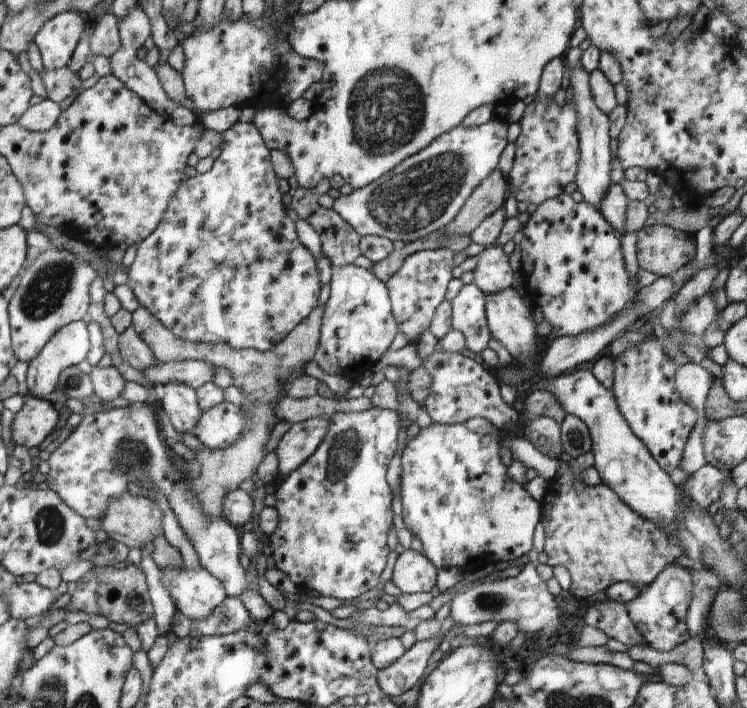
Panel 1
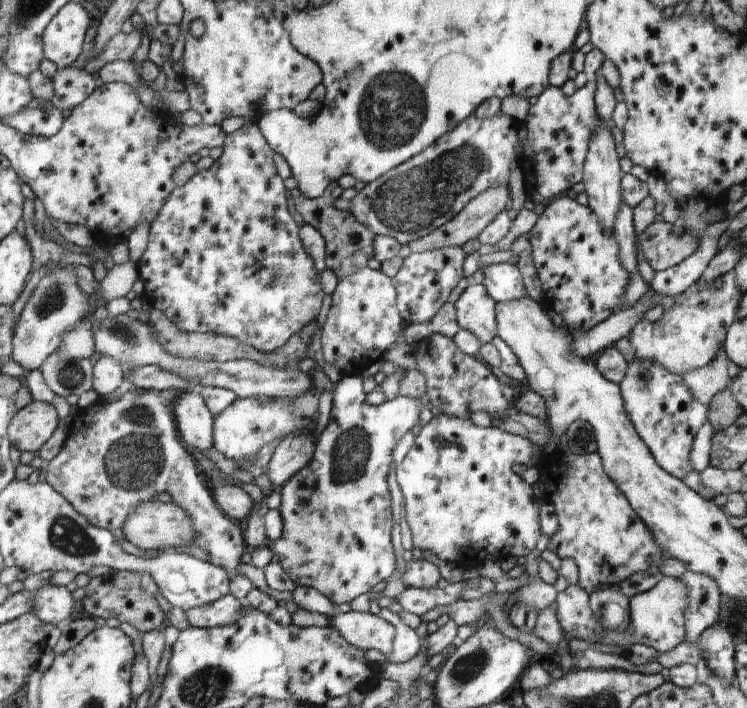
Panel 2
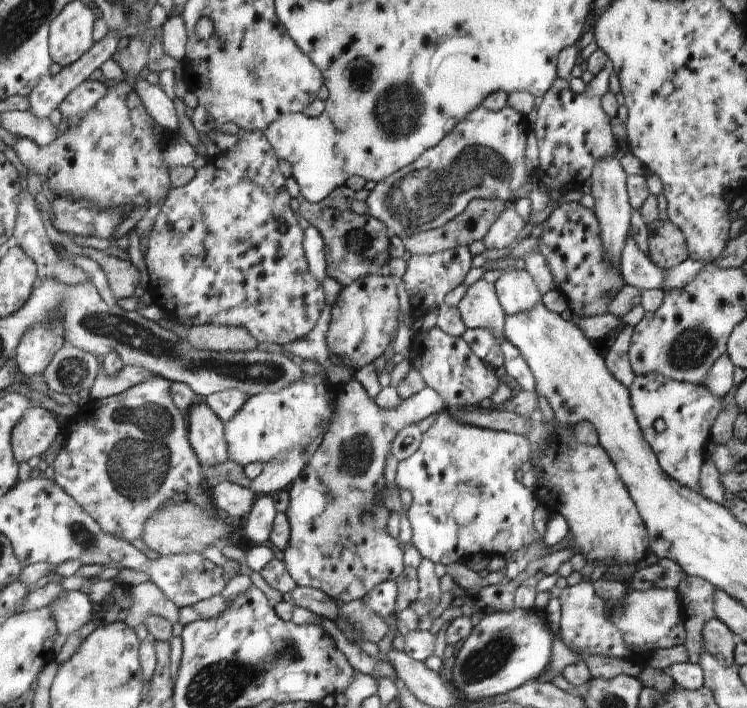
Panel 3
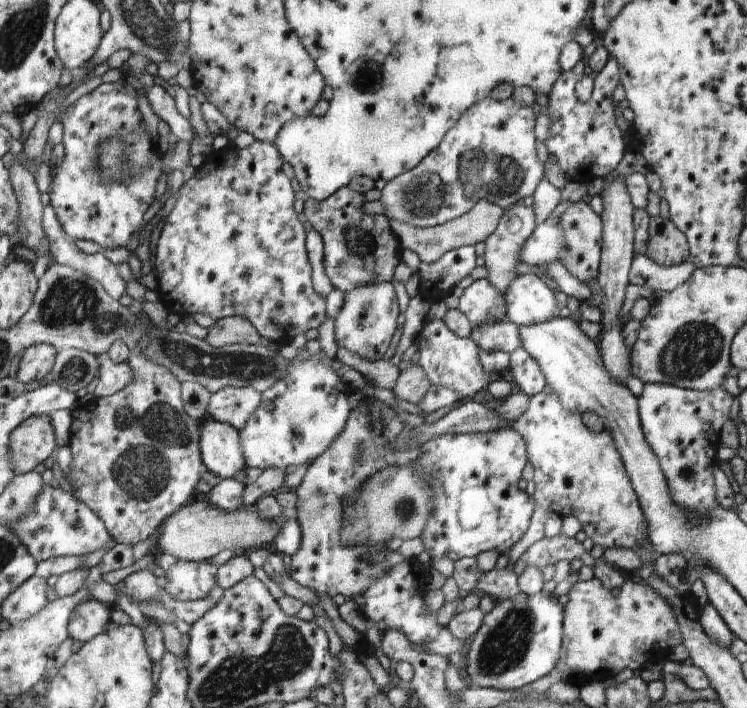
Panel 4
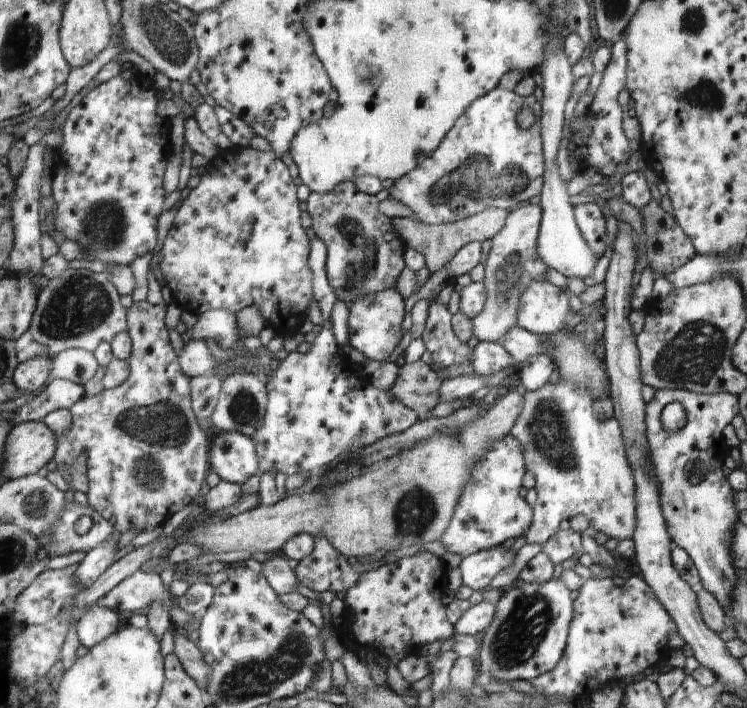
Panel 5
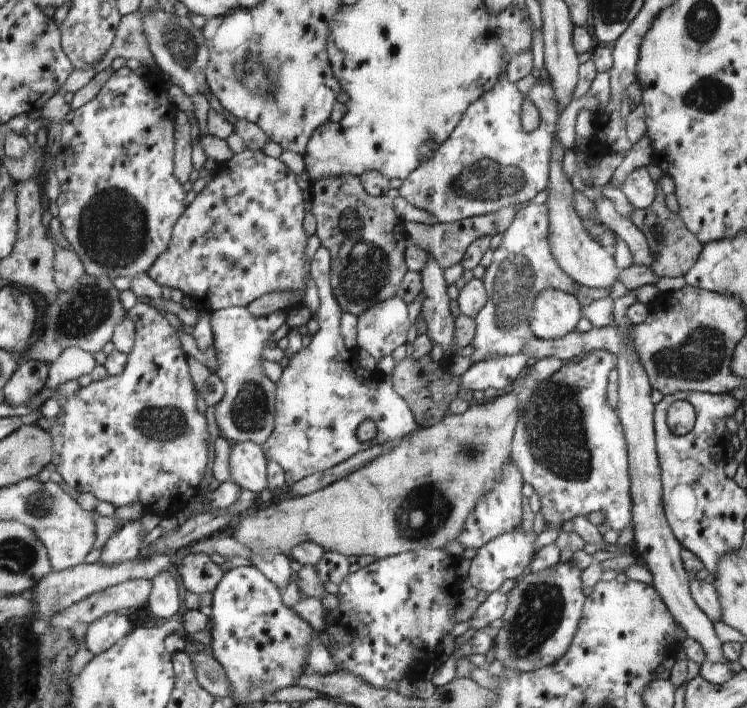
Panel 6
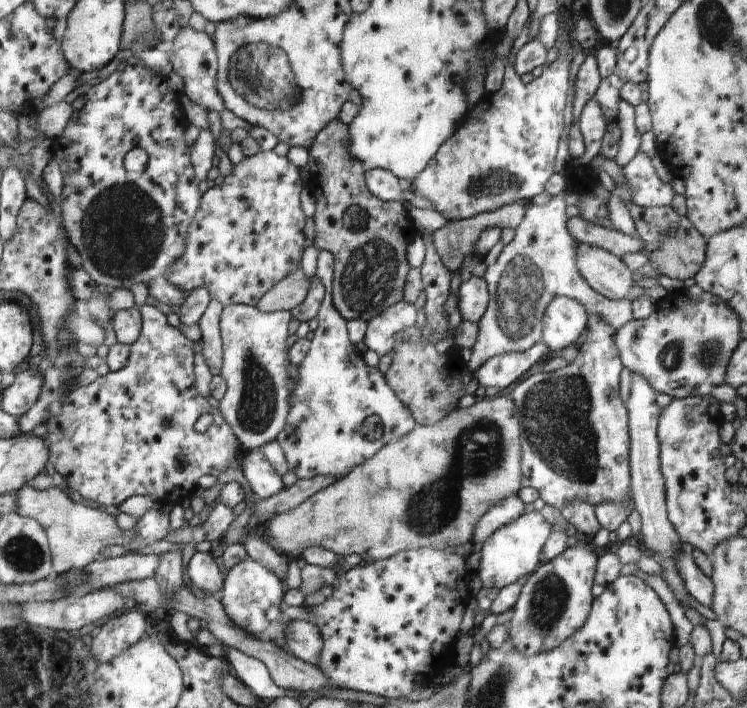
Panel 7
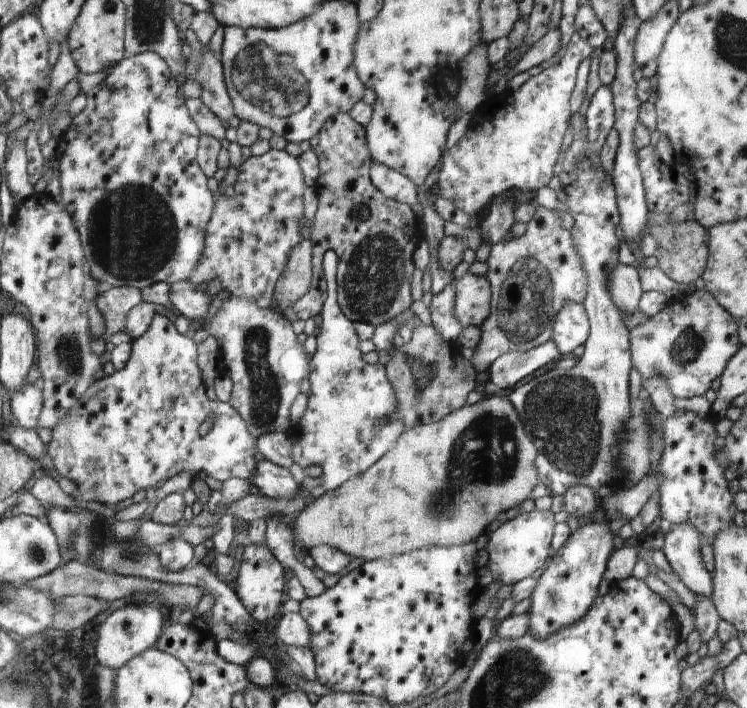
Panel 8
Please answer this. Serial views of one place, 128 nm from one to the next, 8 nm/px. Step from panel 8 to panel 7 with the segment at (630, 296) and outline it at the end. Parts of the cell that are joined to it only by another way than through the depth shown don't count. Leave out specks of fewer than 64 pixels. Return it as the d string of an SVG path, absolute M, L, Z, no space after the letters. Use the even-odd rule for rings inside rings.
M578 243L578 268L586 282L598 294L616 300L624 299L635 285L632 271L617 256L597 247Z

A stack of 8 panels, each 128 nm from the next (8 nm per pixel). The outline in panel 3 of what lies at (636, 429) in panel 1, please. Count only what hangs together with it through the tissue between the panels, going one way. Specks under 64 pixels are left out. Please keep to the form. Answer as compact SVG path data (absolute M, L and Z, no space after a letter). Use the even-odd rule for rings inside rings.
M658 373L635 375L628 387L637 422L649 445L657 453L660 465L670 478L700 494L698 476L704 462L707 442L716 416L722 410L724 400L710 394L702 385L667 379ZM662 418L664 430L657 432L654 421Z

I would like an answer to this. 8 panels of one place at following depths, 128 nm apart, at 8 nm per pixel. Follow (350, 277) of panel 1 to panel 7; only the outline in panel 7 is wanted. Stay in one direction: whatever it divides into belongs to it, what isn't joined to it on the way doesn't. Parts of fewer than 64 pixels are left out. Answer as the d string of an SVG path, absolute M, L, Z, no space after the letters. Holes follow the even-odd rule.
M402 300L397 302L386 312L377 314L372 320L367 322L364 342L367 350L374 350L380 356L388 354L395 348L396 334L408 336L412 328L416 328L416 308L414 305Z

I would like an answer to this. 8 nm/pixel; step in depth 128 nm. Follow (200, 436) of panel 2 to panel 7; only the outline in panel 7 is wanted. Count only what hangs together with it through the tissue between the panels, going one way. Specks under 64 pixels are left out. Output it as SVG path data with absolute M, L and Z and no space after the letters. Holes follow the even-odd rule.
M261 449L244 451L240 464L242 474L248 480L256 498L261 500L272 497L273 494L280 493L285 488L282 476L274 470L273 465L265 454L262 454Z

